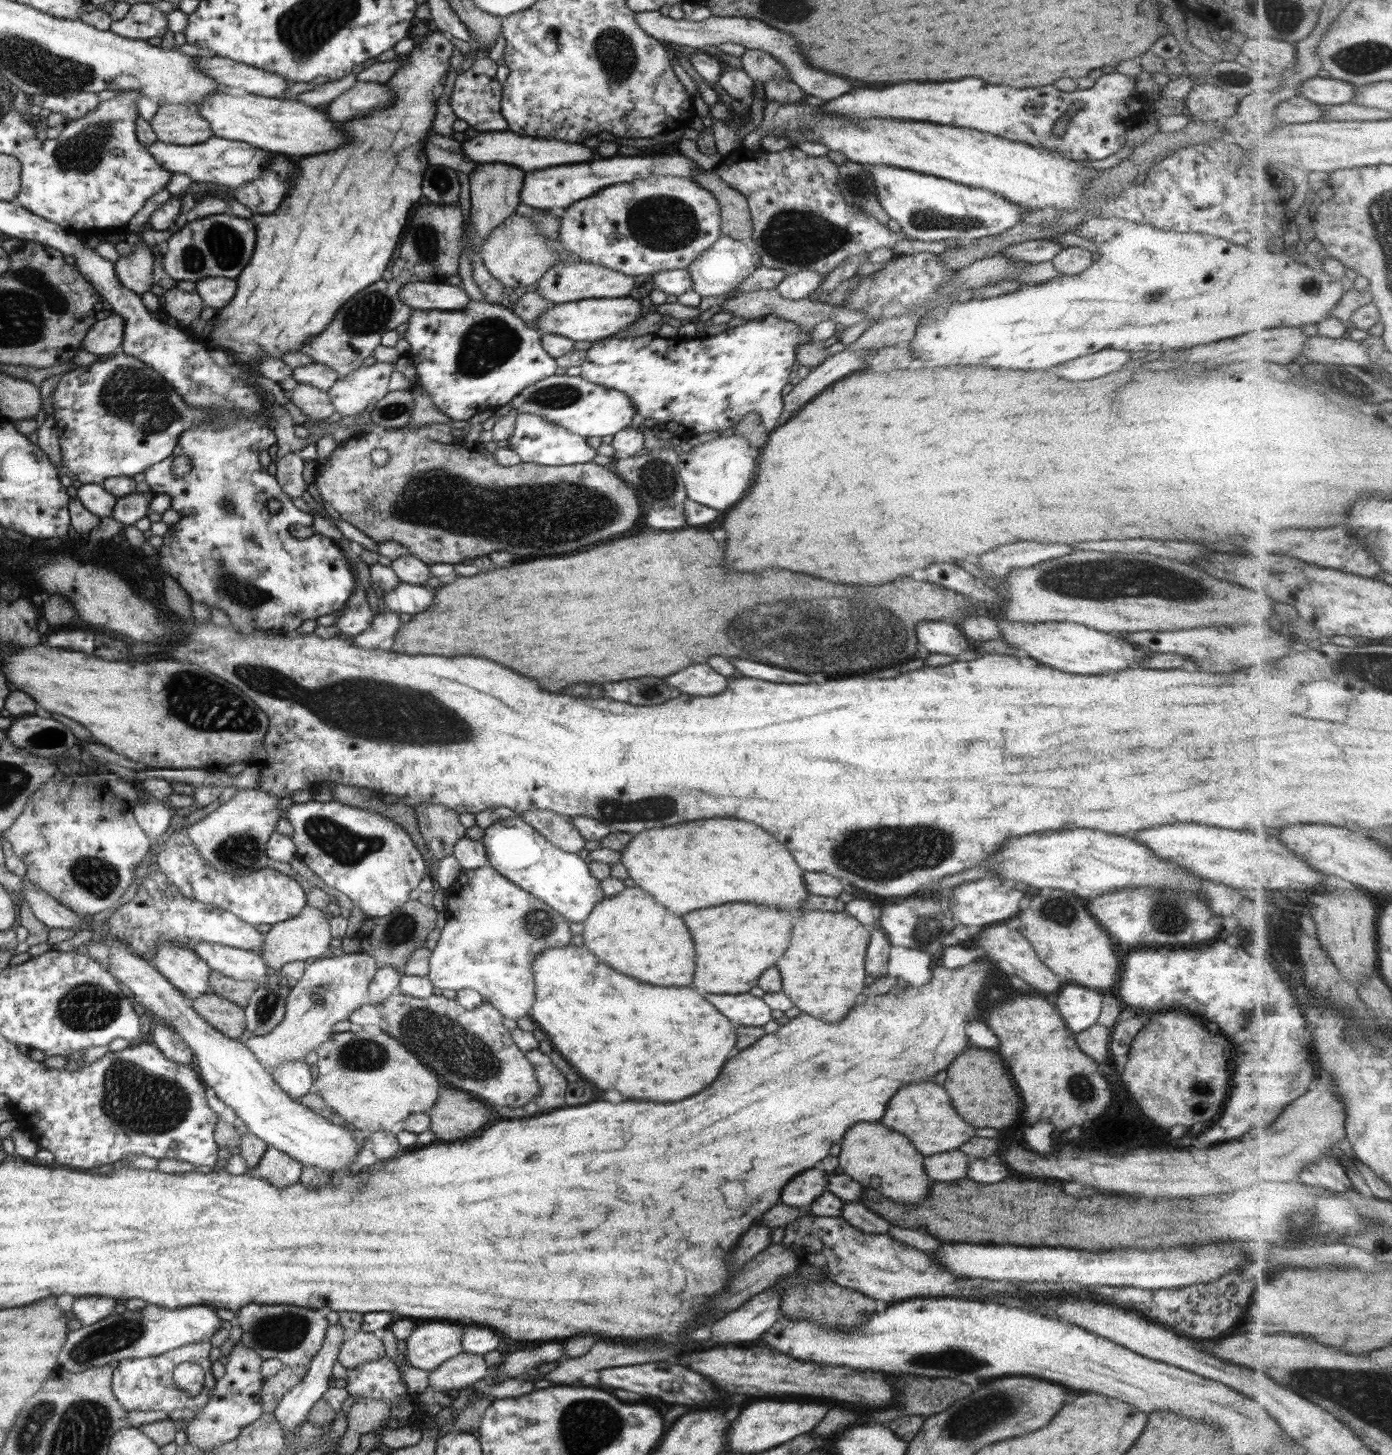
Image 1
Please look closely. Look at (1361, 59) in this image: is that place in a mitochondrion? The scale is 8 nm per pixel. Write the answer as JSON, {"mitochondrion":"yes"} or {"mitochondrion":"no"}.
{"mitochondrion":"yes"}

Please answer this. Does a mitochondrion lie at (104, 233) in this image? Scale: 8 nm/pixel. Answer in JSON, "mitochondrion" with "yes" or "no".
{"mitochondrion":"no"}

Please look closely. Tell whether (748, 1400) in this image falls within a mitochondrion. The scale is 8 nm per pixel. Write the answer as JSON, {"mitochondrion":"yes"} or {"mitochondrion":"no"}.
{"mitochondrion":"no"}

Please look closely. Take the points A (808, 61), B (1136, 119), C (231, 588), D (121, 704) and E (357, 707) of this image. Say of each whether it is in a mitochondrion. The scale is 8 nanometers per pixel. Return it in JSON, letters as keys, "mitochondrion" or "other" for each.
{"A":"other","B":"other","C":"mitochondrion","D":"other","E":"mitochondrion"}

